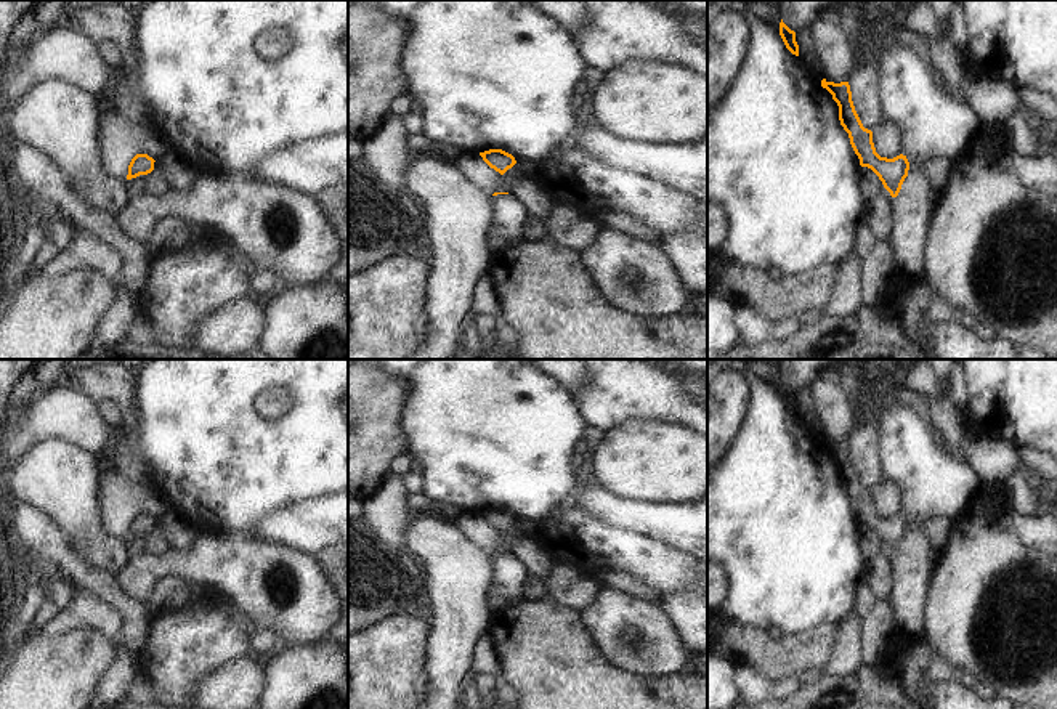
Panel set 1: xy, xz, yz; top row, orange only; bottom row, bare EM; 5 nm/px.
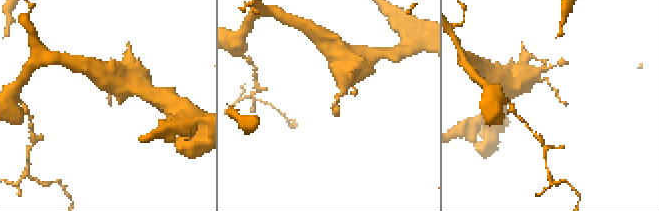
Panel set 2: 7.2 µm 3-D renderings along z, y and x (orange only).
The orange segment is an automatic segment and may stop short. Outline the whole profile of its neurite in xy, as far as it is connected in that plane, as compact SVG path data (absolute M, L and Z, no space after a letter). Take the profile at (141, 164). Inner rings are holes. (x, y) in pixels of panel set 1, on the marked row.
M136 154L128 165L127 180L151 173L154 170L154 162L156 160L148 154Z

